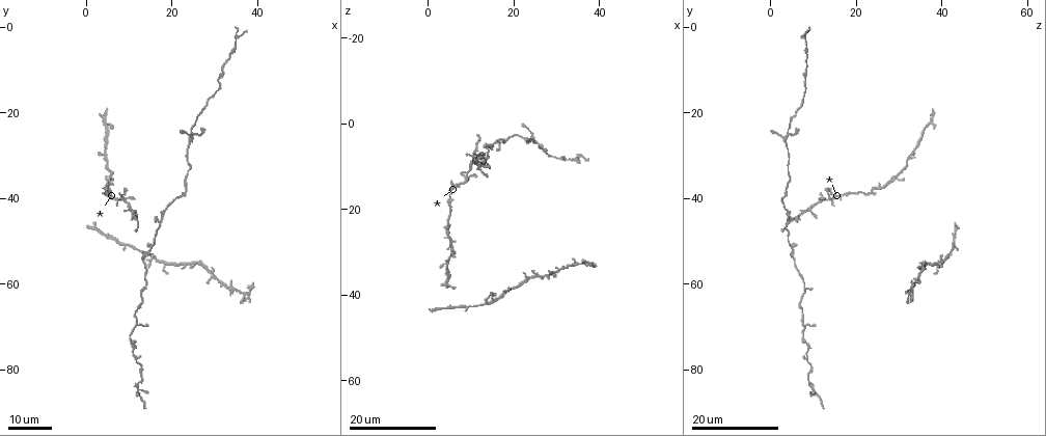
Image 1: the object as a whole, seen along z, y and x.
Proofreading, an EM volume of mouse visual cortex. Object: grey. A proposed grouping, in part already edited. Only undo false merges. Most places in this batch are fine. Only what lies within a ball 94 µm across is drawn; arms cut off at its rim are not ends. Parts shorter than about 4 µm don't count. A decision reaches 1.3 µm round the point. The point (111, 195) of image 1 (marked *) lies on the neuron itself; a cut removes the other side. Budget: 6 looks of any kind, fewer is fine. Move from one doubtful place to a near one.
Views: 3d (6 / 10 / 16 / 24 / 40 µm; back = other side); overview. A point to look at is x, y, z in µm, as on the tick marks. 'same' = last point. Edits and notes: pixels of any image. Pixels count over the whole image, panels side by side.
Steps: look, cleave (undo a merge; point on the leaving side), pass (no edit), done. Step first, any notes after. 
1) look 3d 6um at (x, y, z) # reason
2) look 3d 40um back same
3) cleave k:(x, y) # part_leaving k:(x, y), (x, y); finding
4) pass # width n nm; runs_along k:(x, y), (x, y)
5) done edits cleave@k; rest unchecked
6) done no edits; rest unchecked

look 3d 24um at (5.5, 35.0, 29.5) # side arm on a straight run

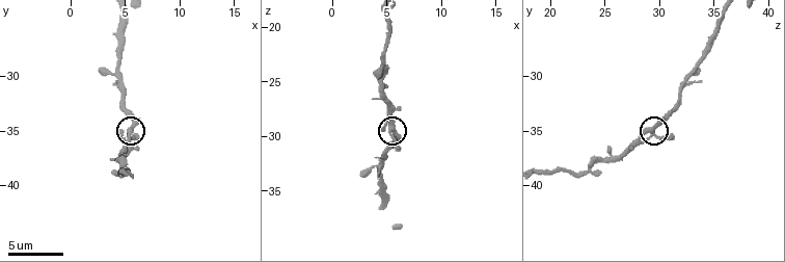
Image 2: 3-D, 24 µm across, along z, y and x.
look 3d 10um at (5.4, 35.0, 29.4) # closer look

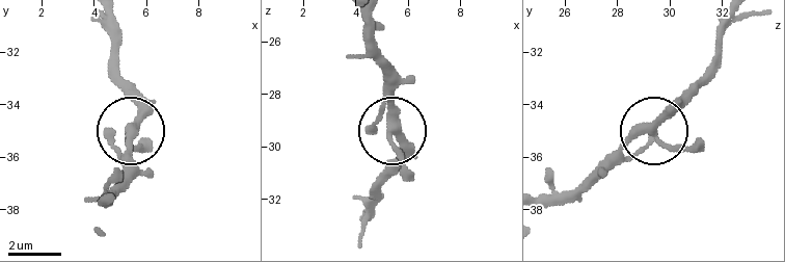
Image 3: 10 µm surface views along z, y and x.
pass # width 290 nm; runs_along 3:(113, 200), (140, 106), (135, 87); continuous, no second neuron

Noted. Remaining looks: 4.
look 3d 16um at (31.0, 12.0, 7.5) # calibre changes

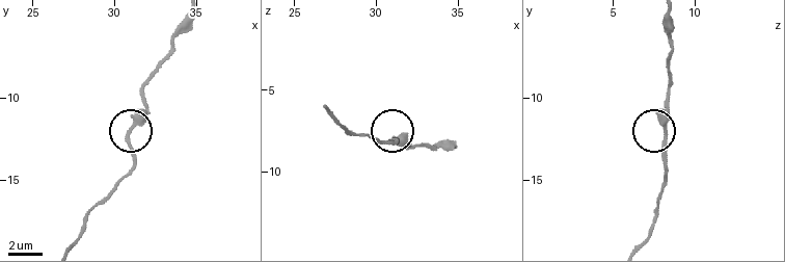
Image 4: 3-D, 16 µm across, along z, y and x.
look 3d 6um at (30.9, 12.3, 8.1)

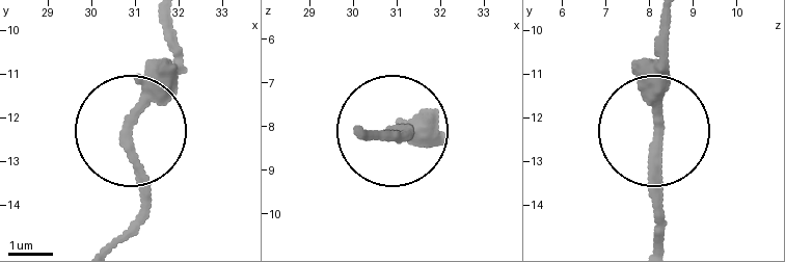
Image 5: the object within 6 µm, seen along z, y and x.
pass # runs_along 5:(657, 242), (657, 33); all the same neuron

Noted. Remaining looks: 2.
look 3d 16um at (38.0, 62.5, 33.5) # four-way junction

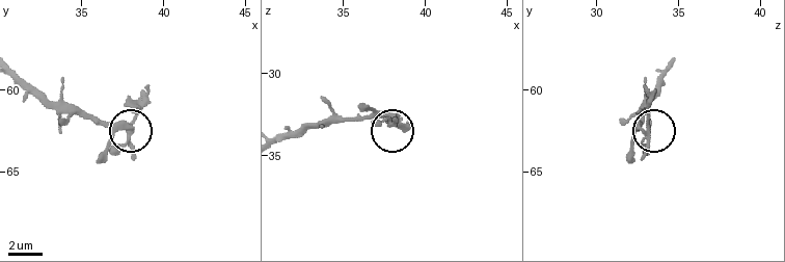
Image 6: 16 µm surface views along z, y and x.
look 3d 6um at (38.0, 62.1, 33.0)

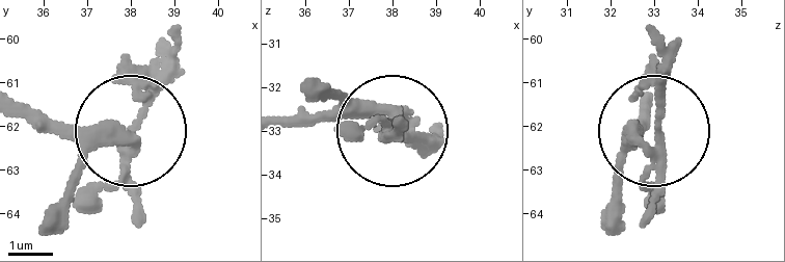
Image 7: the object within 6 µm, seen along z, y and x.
cleave 7:(117, 82) # arms 4; two neurons meet here

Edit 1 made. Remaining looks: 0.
done edits cleave@7; rest unchecked

